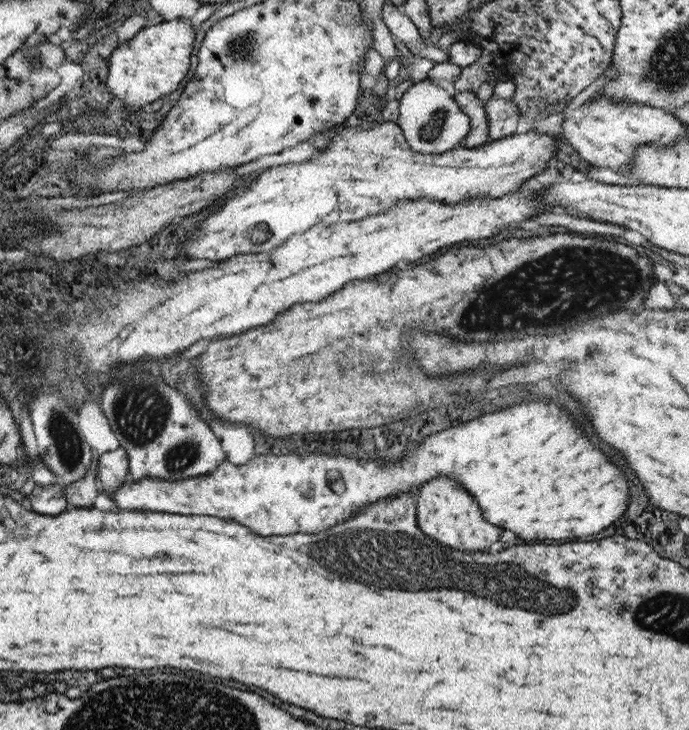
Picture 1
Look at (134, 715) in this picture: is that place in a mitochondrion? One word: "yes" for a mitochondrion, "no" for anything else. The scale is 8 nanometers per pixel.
yes

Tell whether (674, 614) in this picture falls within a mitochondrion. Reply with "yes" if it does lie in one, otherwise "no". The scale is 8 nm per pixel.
yes

